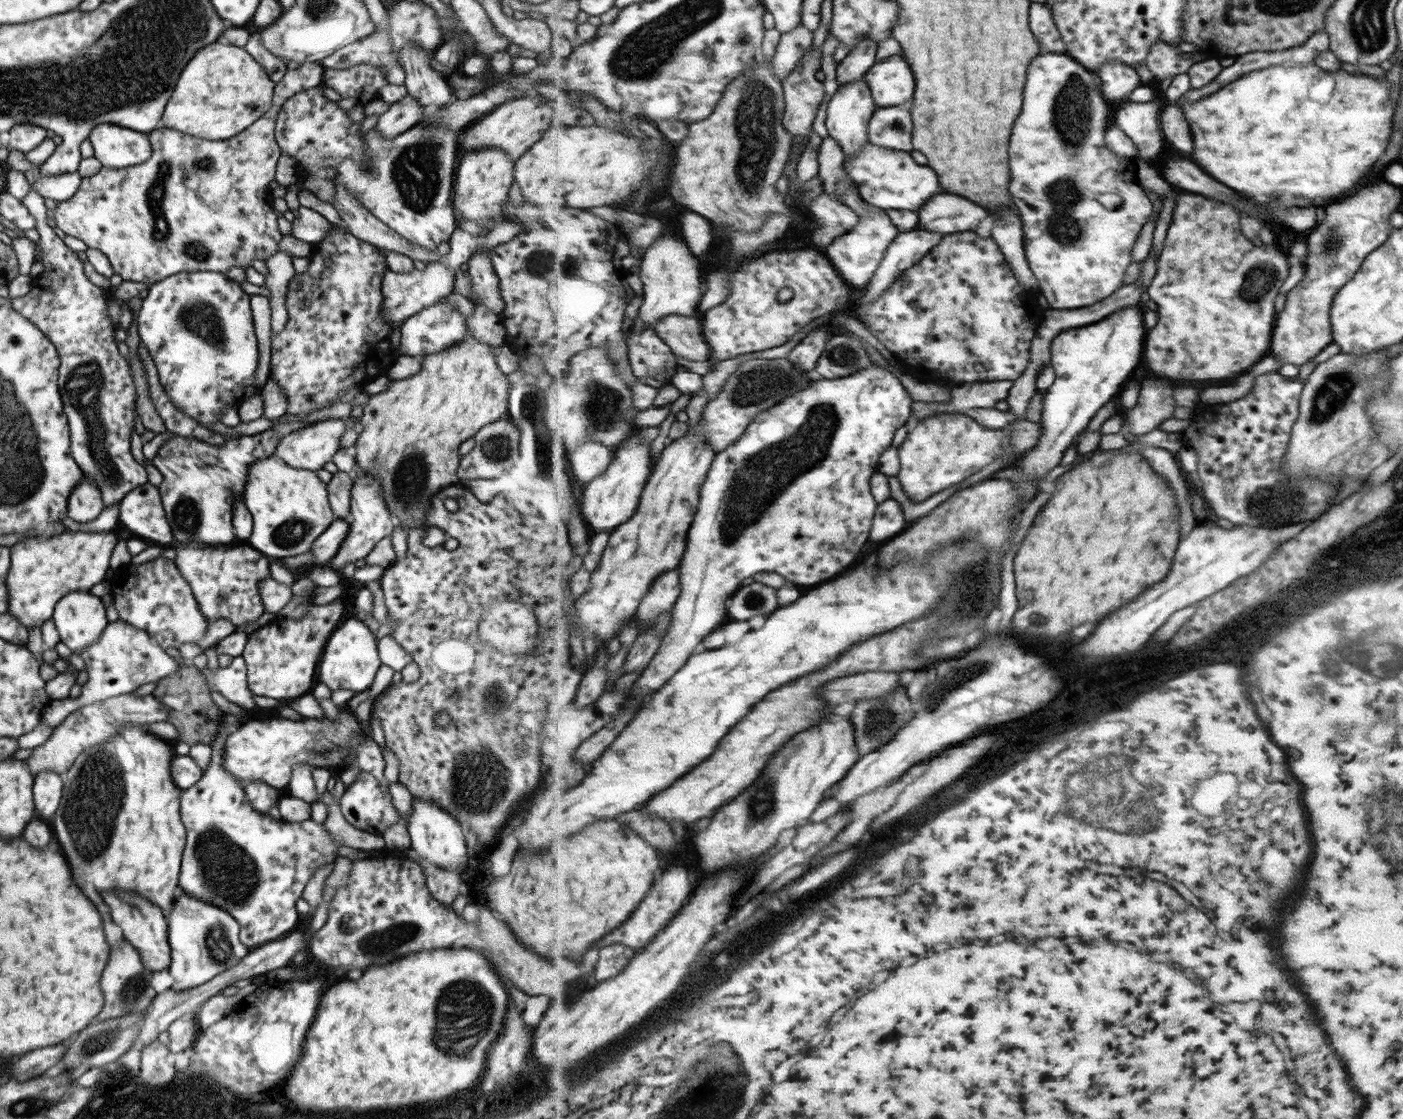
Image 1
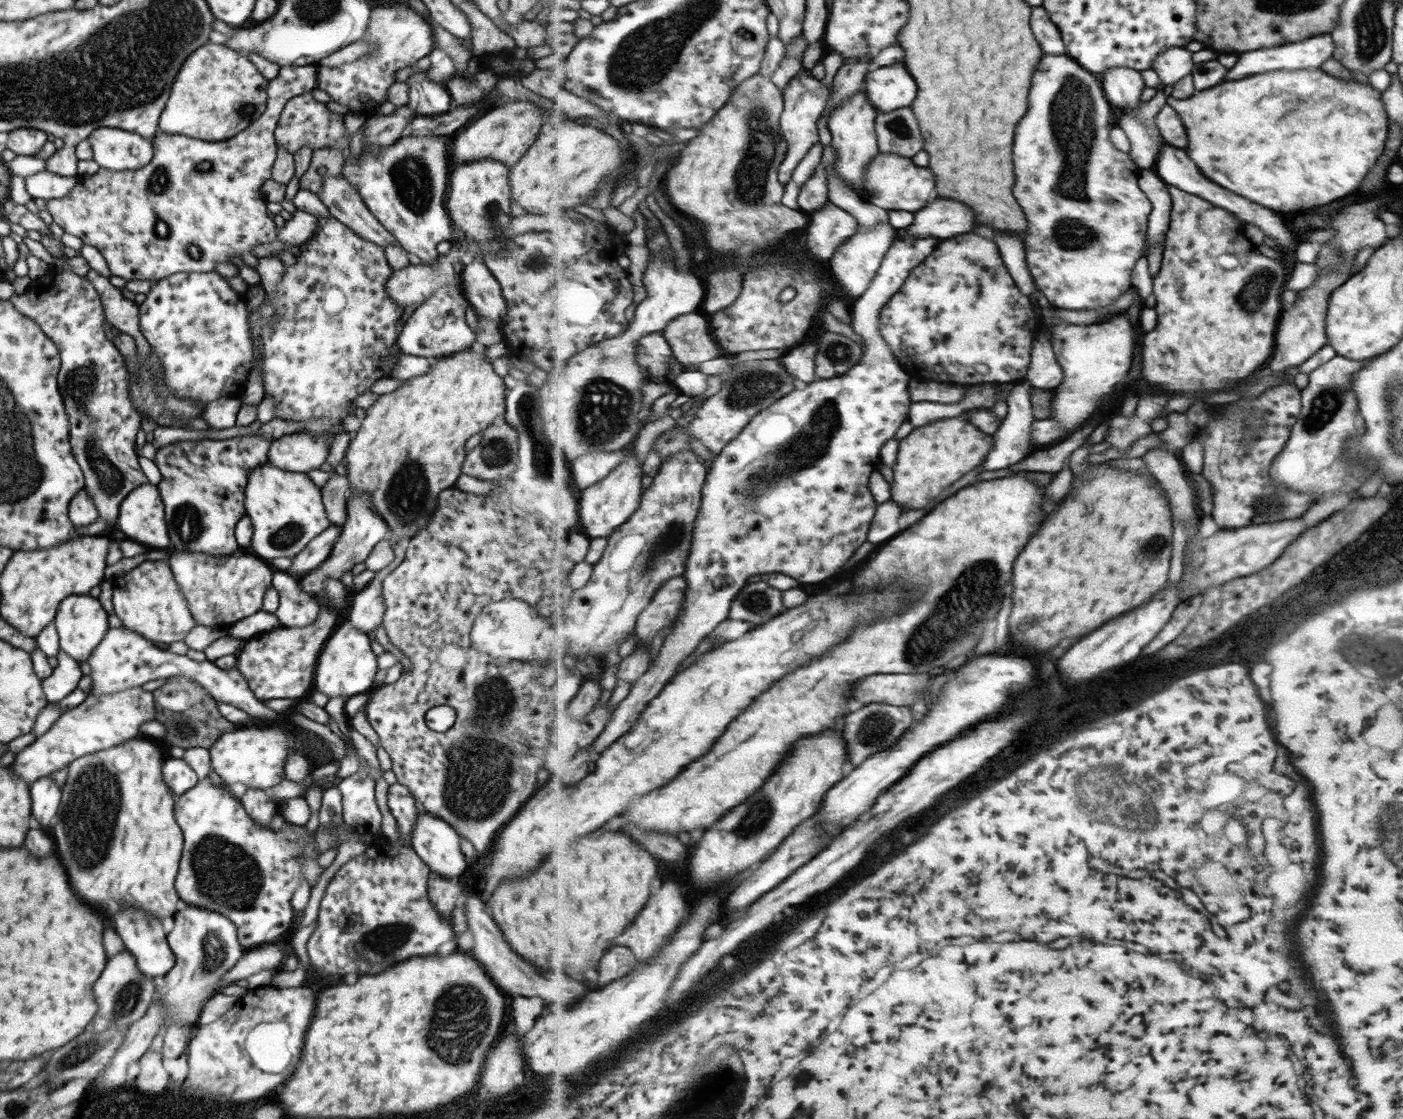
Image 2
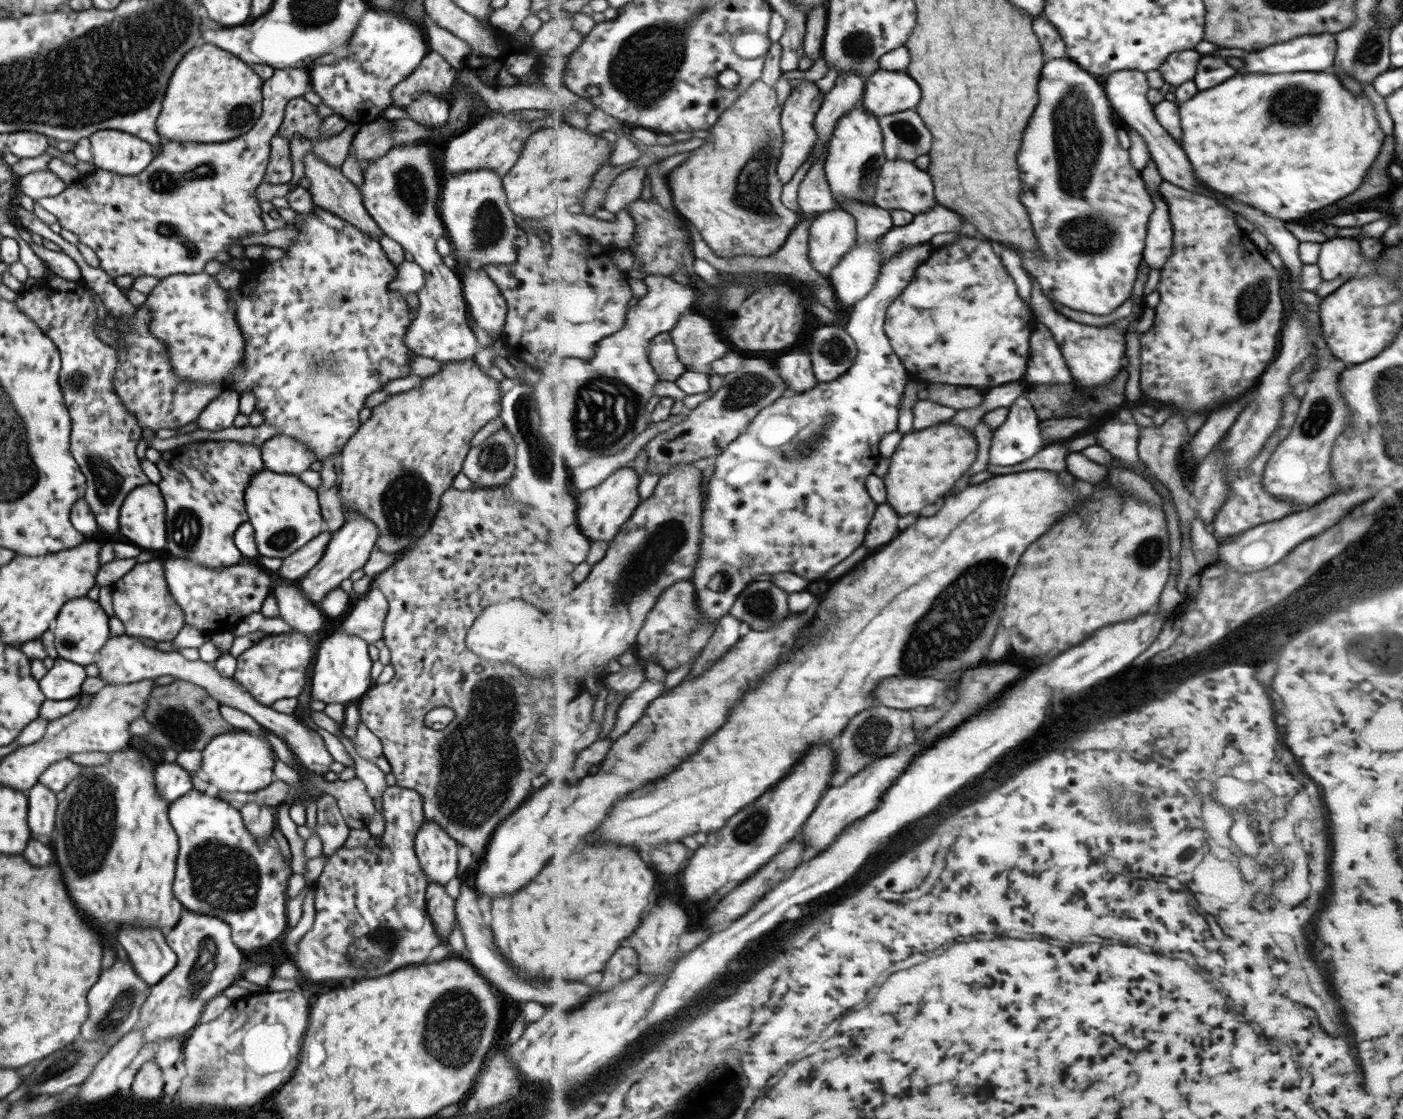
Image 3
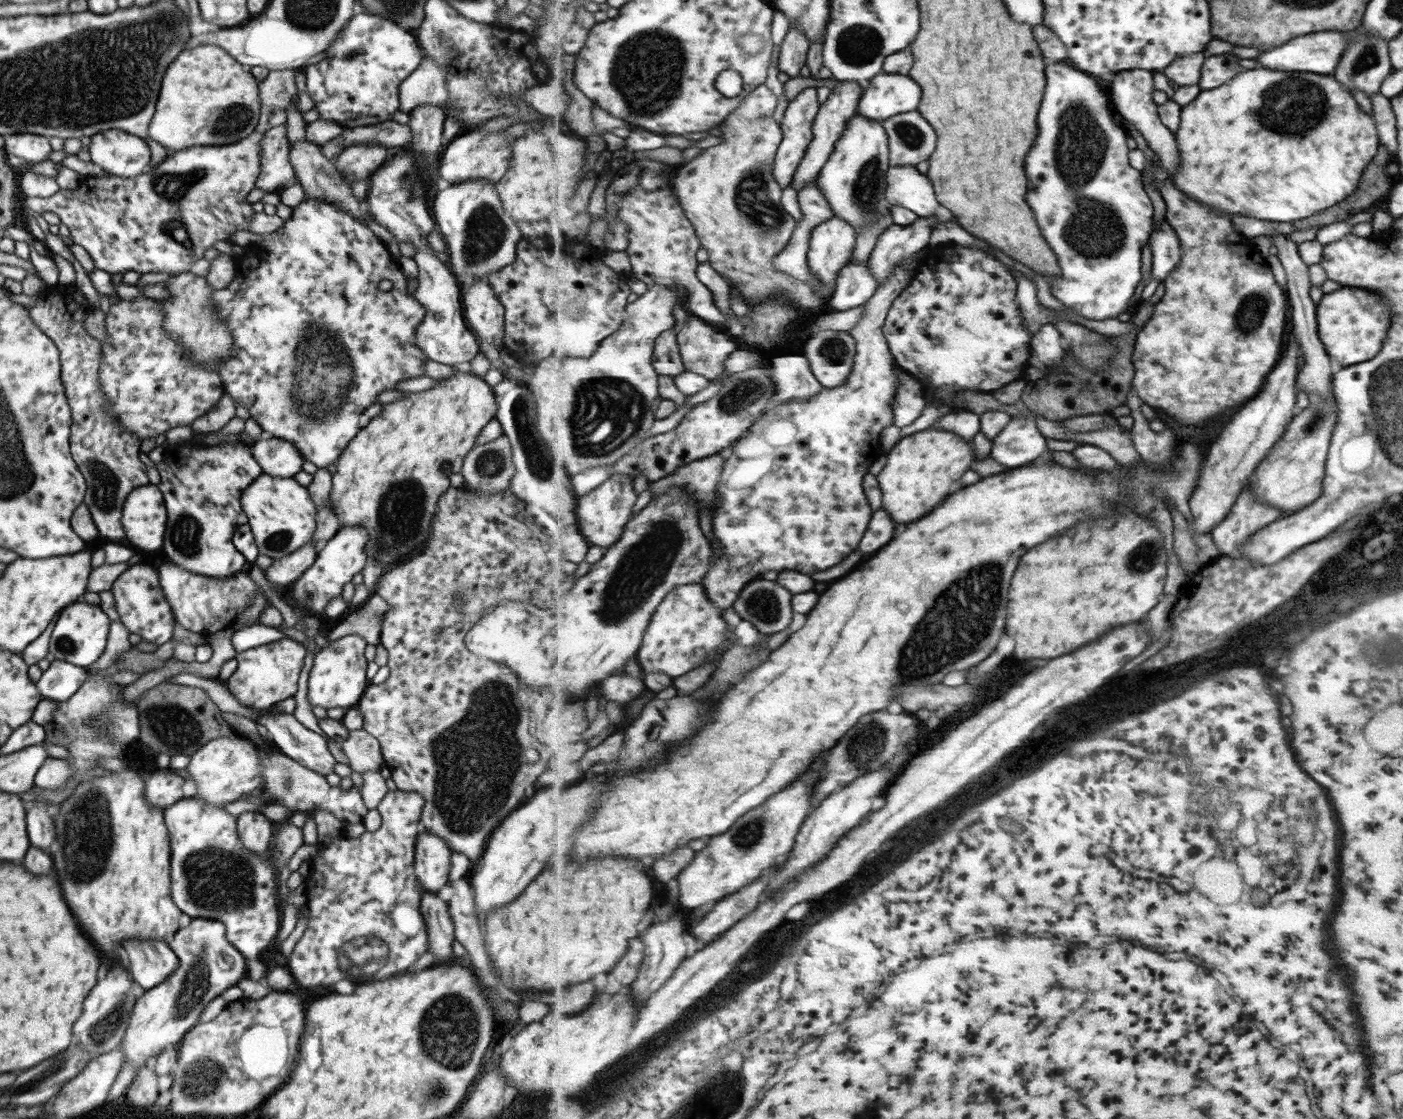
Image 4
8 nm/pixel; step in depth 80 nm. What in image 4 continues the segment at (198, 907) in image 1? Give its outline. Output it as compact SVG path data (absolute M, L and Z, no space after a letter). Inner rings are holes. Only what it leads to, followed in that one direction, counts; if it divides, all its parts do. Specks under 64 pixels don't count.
M190 918L189 924L178 928L166 945L177 957L177 968L159 985L140 992L118 1043L122 1050L122 1066L132 1064L134 1076L149 1056L156 1056L167 1046L178 1044L188 1029L198 1022L198 1016L212 998L246 977L244 956L227 941L222 922Z

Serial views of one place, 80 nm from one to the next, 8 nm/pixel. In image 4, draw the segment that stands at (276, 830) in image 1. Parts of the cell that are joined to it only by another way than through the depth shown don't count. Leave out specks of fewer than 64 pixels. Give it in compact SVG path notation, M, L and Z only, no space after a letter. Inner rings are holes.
M187 795L164 808L163 822L170 842L170 897L174 905L190 918L222 922L227 941L244 956L246 977L261 982L268 969L257 956L276 938L281 919L276 870L269 852L261 857L250 853L239 840L235 817Z

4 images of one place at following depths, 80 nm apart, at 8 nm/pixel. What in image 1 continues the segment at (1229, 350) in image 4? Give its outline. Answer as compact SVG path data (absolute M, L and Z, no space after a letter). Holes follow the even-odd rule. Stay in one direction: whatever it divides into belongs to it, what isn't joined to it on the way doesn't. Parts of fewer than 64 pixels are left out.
M1180 191L1177 200L1178 203L1173 211L1172 223L1164 242L1164 249L1158 260L1158 271L1151 286L1148 288L1148 295L1159 304L1159 326L1155 326L1149 332L1149 346L1147 346L1145 354L1149 356L1147 364L1149 364L1151 372L1153 372L1153 376L1167 378L1167 380L1195 382L1199 386L1211 386L1211 384L1217 384L1217 380L1225 380L1225 378L1237 376L1239 372L1243 372L1245 368L1249 368L1261 356L1267 354L1267 350L1269 350L1269 338L1271 338L1271 328L1274 328L1273 320L1276 320L1273 318L1273 314L1275 314L1273 312L1273 298L1275 298L1277 290L1279 290L1283 280L1288 275L1287 262L1285 262L1285 256L1277 248L1273 248L1273 244L1263 244L1263 246L1249 244L1249 240L1243 238L1239 234L1239 230L1237 230L1237 226L1239 226L1237 224L1237 212L1231 206L1187 191Z

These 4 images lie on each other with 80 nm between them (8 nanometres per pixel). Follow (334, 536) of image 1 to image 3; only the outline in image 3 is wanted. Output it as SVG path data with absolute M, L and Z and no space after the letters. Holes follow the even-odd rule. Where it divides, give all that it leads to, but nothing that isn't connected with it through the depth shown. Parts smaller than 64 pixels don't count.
M320 532L301 548L282 559L279 569L270 573L271 576L281 577L296 583L298 579L305 576L305 573L317 564L317 561L323 556L325 547L331 537L331 533Z

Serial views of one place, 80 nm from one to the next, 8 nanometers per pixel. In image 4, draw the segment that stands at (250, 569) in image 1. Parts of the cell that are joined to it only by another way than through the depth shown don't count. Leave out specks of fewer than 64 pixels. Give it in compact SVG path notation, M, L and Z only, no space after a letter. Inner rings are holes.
M167 562L159 566L157 571L161 594L165 596L165 602L169 604L177 624L185 630L207 635L227 628L251 601L251 597L258 592L257 584L251 580L247 570L252 563L246 562L237 574L228 577L215 578L203 577L182 569L182 566Z

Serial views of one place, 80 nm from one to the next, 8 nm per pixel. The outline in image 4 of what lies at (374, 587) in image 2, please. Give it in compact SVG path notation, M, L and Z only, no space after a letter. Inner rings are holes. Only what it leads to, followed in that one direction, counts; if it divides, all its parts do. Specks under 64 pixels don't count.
M374 592L365 604L341 619L326 637L327 641L356 634L363 638L366 644L377 645L380 642L380 621L386 610L386 602Z

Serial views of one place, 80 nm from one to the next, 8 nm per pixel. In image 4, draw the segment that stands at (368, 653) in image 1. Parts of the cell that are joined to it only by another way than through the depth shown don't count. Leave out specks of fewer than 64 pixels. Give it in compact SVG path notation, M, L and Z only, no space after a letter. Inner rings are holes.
M316 634L314 642L319 646L319 651L314 654L308 674L307 700L310 706L321 706L325 710L335 707L345 710L355 708L369 684L369 680L365 679L366 661L363 657L366 642L356 634L348 634L333 641L327 641Z

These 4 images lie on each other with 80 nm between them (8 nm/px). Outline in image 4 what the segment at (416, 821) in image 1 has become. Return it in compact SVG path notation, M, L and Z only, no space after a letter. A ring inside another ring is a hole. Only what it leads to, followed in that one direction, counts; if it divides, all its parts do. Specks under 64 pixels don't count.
M419 831L414 846L413 867L416 881L424 892L436 893L448 882L451 853L452 850L448 849L442 838L427 831Z

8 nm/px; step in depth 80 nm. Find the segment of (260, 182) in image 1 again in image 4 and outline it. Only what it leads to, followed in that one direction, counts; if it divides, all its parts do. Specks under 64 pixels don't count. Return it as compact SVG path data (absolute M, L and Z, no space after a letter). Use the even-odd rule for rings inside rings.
M296 69L271 70L268 71L265 78L262 78L257 82L260 102L258 124L255 125L251 134L248 134L240 141L228 145L192 146L176 151L169 150L165 155L165 158L158 165L148 167L147 170L138 174L136 177L121 178L113 176L112 174L103 175L99 178L85 176L74 189L59 189L55 194L53 194L53 196L48 196L47 198L37 198L35 196L25 197L24 204L26 205L26 208L33 210L33 212L52 212L53 214L56 214L57 218L60 220L60 224L65 225L69 229L72 244L78 244L81 248L83 248L83 250L85 250L85 252L87 252L87 254L89 254L95 269L104 270L109 274L116 272L123 274L124 271L127 270L134 270L139 272L139 274L145 274L147 272L175 272L175 274L187 272L189 268L191 268L193 262L202 258L203 252L205 252L207 248L211 248L215 242L227 241L230 234L247 228L248 224L251 222L252 214L254 212L251 204L246 201L246 196L254 187L255 179L259 174L259 143L261 142L263 133L268 128L285 124L285 106L289 104L291 96L297 92L297 88L295 87L295 73Z

